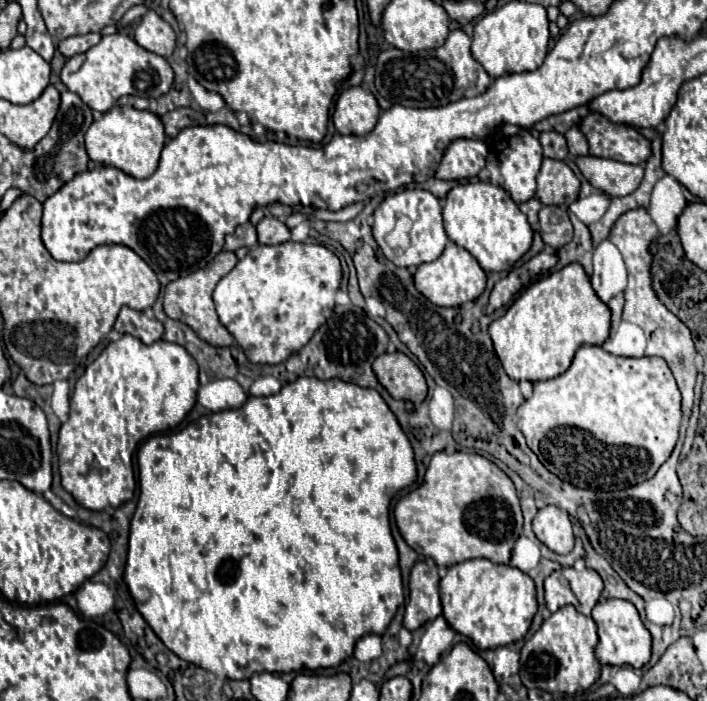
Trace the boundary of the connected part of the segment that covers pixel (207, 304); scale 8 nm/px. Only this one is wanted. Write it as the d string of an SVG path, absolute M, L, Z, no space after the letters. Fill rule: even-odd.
M218 252L218 256L212 260L212 266L210 268L204 268L204 270L196 270L180 280L174 280L166 286L166 292L164 292L164 312L172 318L172 320L178 320L178 322L184 322L188 324L204 342L212 344L212 346L232 346L234 338L232 334L220 324L218 320L218 314L214 310L214 302L212 302L212 292L218 284L218 280L222 276L226 276L234 266L236 266L236 256L234 252Z

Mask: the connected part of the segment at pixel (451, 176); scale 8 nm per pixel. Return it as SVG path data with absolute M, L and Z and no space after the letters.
M454 140L444 156L442 162L436 170L436 178L440 180L462 180L462 178L472 178L476 176L488 156L488 144L482 140Z

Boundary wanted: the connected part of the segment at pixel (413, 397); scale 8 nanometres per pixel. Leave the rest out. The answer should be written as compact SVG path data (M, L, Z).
M402 352L382 354L374 360L374 372L380 384L396 398L410 402L424 402L428 394L422 370Z

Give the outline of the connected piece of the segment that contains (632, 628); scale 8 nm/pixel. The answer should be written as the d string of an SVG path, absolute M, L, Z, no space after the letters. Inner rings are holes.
M612 598L600 600L592 610L592 618L598 626L598 644L594 648L594 654L602 664L612 664L612 666L630 664L634 668L642 668L650 660L652 638L650 632L644 628L640 614L632 602L612 600Z

